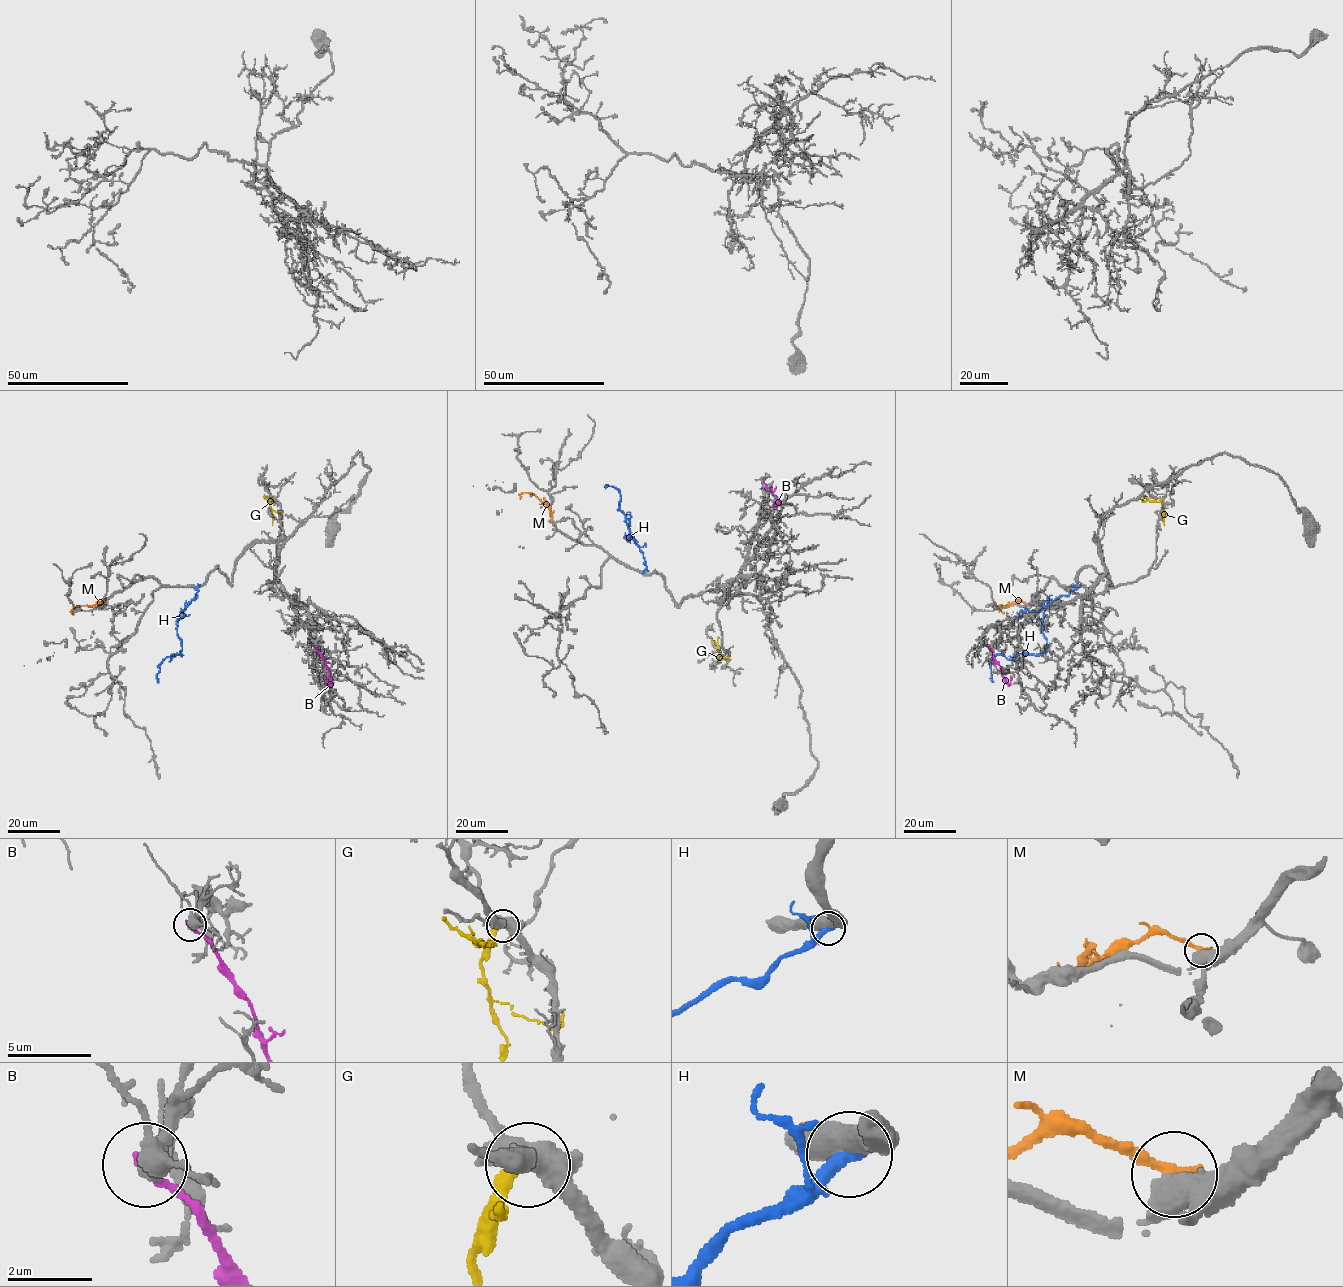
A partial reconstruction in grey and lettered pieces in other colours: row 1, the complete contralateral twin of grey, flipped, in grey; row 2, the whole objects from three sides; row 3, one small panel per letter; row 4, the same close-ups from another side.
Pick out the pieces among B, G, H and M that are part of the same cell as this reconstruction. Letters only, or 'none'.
none

